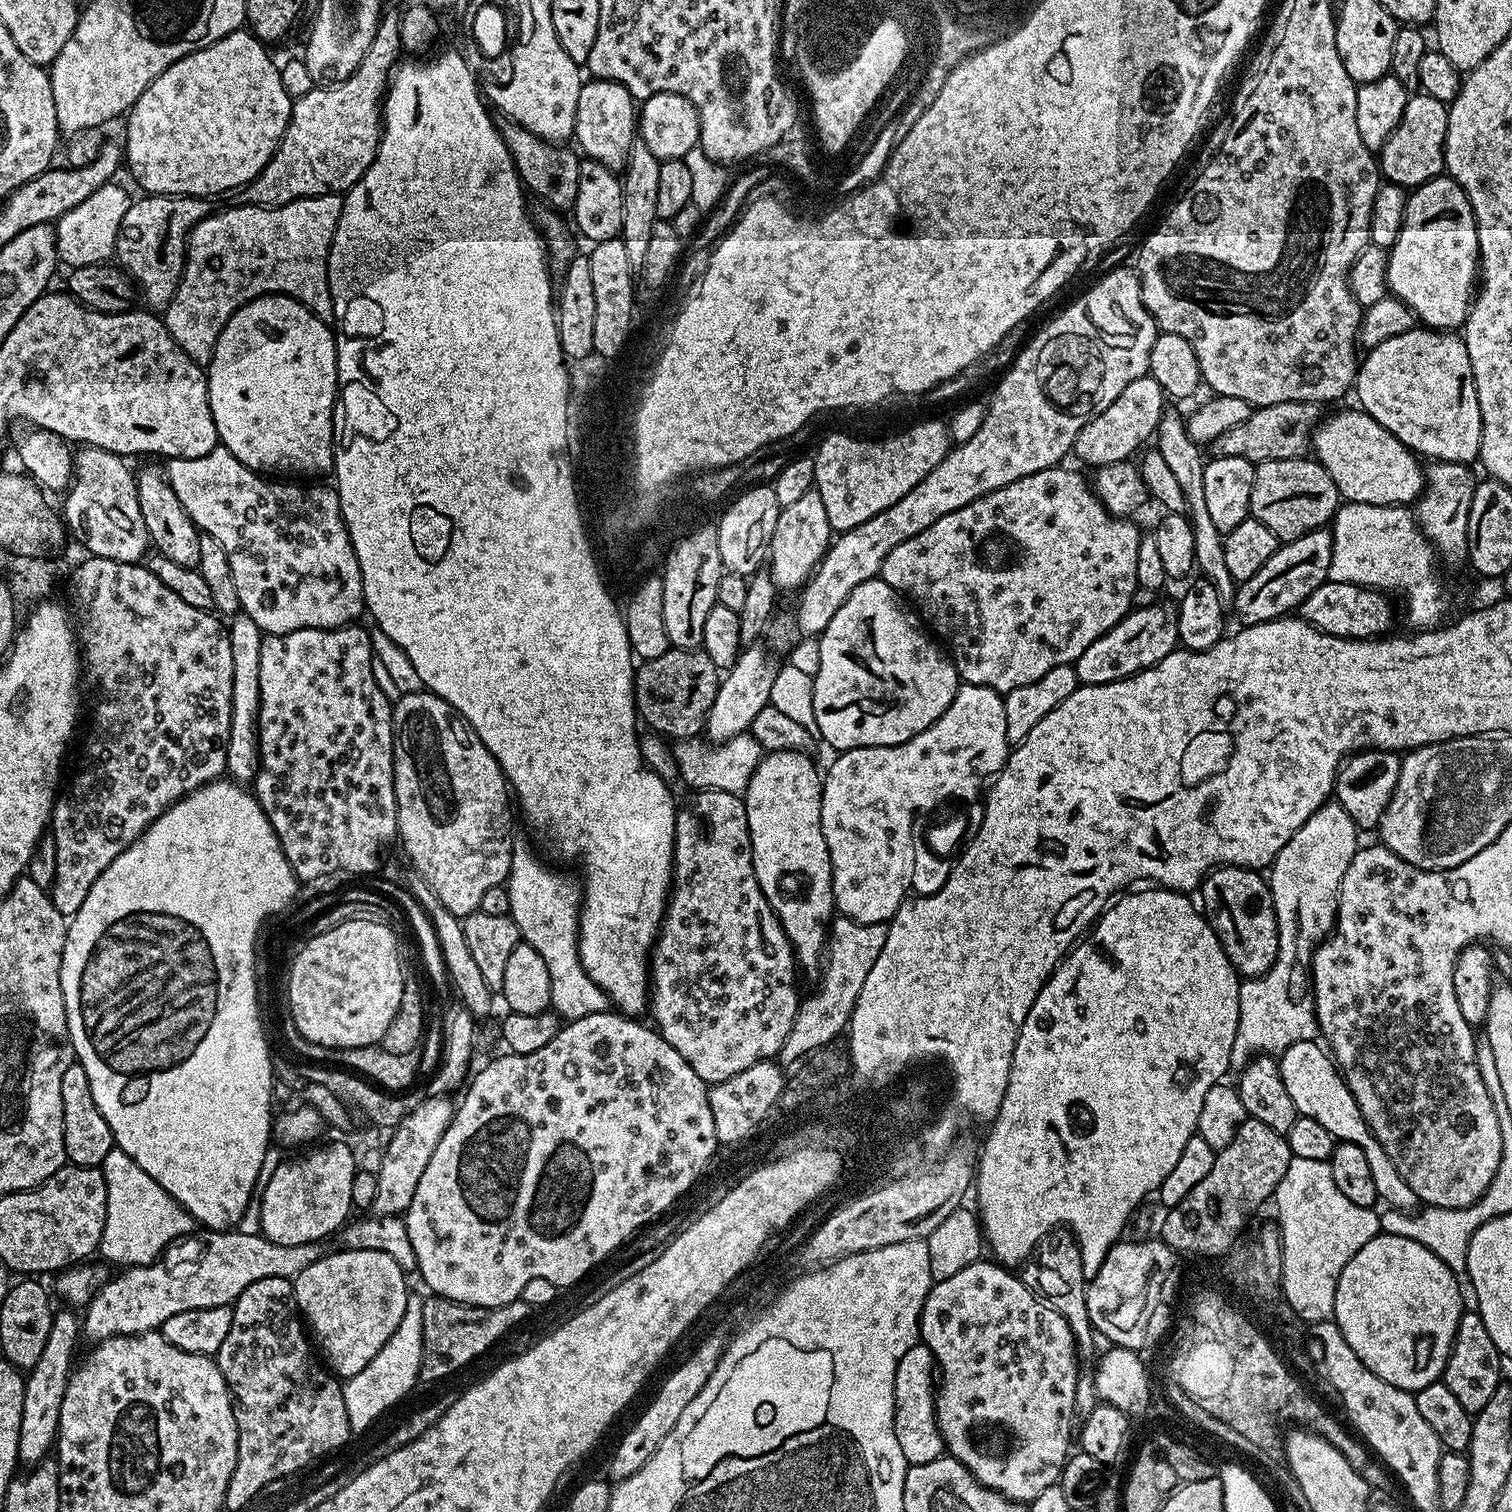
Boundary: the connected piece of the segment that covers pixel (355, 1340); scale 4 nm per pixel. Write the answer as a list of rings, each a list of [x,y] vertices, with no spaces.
[[[382,1250],[335,1251],[329,1251],[321,1256],[318,1262],[306,1266],[306,1270],[302,1270],[302,1274],[294,1278],[294,1287],[296,1307],[303,1323],[310,1329],[311,1339],[323,1363],[337,1377],[347,1378],[358,1374],[358,1370],[366,1370],[374,1354],[378,1354],[378,1350],[386,1346],[390,1334],[398,1330],[398,1322],[402,1322],[402,1314],[406,1314],[410,1289],[404,1281],[407,1280],[405,1272],[398,1266],[398,1262],[394,1262],[390,1254],[382,1254]]]

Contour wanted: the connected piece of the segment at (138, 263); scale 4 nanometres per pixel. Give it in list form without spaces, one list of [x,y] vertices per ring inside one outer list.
[[[141,195],[133,199],[132,205],[126,210],[126,218],[122,218],[122,226],[118,226],[115,259],[119,267],[134,281],[135,287],[144,291],[144,300],[149,309],[164,310],[176,296],[180,279],[184,273],[184,258],[188,247],[188,235],[199,220],[204,220],[210,214],[209,201],[202,196],[154,196]]]

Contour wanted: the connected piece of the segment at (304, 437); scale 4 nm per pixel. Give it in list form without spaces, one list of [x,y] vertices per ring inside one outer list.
[[[273,294],[271,296],[259,296],[250,302],[246,302],[232,315],[230,322],[222,330],[218,342],[214,346],[212,361],[206,366],[208,378],[208,401],[210,402],[210,414],[214,418],[217,441],[238,462],[242,462],[252,472],[261,474],[276,474],[272,472],[285,472],[288,478],[320,478],[323,472],[331,473],[336,463],[334,451],[334,437],[332,434],[332,415],[336,409],[336,397],[338,389],[338,362],[336,361],[336,334],[325,321],[319,320],[312,311],[297,300],[291,300],[288,296]]]

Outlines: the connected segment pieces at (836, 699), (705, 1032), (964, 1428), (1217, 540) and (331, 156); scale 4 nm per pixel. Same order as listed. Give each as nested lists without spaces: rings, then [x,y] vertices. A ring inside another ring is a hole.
[[[877,578],[859,584],[846,602],[838,606],[838,614],[830,618],[826,630],[818,637],[822,663],[818,674],[812,678],[812,685],[819,739],[840,752],[849,752],[851,748],[894,746],[914,738],[914,734],[922,734],[922,730],[938,722],[950,702],[954,702],[962,681],[956,665],[945,653],[944,656],[940,653],[941,645],[927,634],[917,613],[884,580]]]
[[[700,790],[688,805],[681,807],[676,814],[676,841],[672,851],[672,887],[668,897],[668,906],[664,909],[664,921],[660,923],[660,935],[656,938],[654,951],[650,956],[650,984],[654,991],[650,996],[650,1013],[656,1021],[655,1027],[662,1038],[690,1062],[690,1070],[698,1074],[705,1084],[711,1086],[718,1082],[726,1082],[726,1078],[734,1078],[734,1074],[742,1074],[742,1070],[750,1070],[763,1060],[776,1058],[782,1050],[790,1028],[794,1024],[796,1012],[802,1001],[801,994],[796,993],[796,972],[798,965],[792,953],[792,943],[786,938],[780,920],[774,914],[766,894],[758,886],[758,878],[754,874],[752,861],[752,843],[750,830],[746,822],[746,806],[743,799],[729,792]]]
[[[981,1258],[976,1263],[966,1266],[966,1270],[958,1270],[958,1274],[954,1274],[945,1280],[935,1281],[932,1289],[928,1291],[926,1302],[922,1306],[922,1314],[920,1315],[920,1340],[930,1349],[933,1361],[938,1365],[936,1428],[940,1431],[940,1437],[944,1439],[947,1455],[953,1456],[958,1462],[962,1462],[962,1466],[966,1466],[966,1470],[970,1470],[970,1474],[978,1483],[1002,1493],[1008,1500],[1031,1502],[1034,1498],[1038,1498],[1038,1494],[1042,1490],[1046,1490],[1050,1486],[1058,1483],[1060,1470],[1064,1467],[1066,1459],[1066,1451],[1064,1452],[1065,1429],[1063,1427],[1060,1427],[1061,1429],[1055,1428],[1054,1425],[1048,1424],[1048,1420],[1054,1419],[1055,1416],[1061,1415],[1063,1417],[1065,1415],[1065,1397],[1063,1400],[1056,1391],[1060,1388],[1060,1376],[1069,1375],[1071,1377],[1073,1375],[1074,1367],[1072,1368],[1072,1364],[1074,1365],[1074,1361],[1076,1360],[1076,1342],[1072,1339],[1070,1326],[1066,1326],[1066,1318],[1062,1318],[1062,1314],[1055,1312],[1049,1304],[1045,1304],[1039,1296],[1032,1293],[1024,1285],[1023,1279],[1017,1273],[1016,1276],[1012,1273],[1015,1271],[1009,1270],[1007,1267],[1001,1266],[996,1262],[987,1264],[986,1260]],[[1044,1368],[1053,1368],[1057,1372],[1052,1372],[1048,1376],[1048,1388],[1052,1393],[1045,1400]]]
[[[1172,410],[1165,411],[1164,416],[1160,419],[1160,425],[1156,427],[1154,448],[1155,451],[1162,454],[1166,466],[1170,466],[1174,479],[1178,481],[1178,486],[1182,486],[1182,498],[1186,498],[1188,507],[1186,515],[1194,532],[1195,571],[1203,579],[1210,581],[1222,601],[1231,601],[1232,597],[1236,595],[1238,584],[1232,579],[1230,570],[1226,570],[1224,536],[1218,530],[1218,526],[1214,526],[1214,521],[1210,519],[1210,514],[1206,511],[1206,478],[1204,477],[1206,460],[1205,457],[1200,457],[1201,445],[1194,443],[1188,437],[1186,420],[1183,415],[1179,416]]]
[[[385,11],[381,15],[380,25],[376,27],[374,42],[370,42],[370,50],[366,50],[366,58],[362,58],[358,70],[354,70],[350,78],[337,84],[309,87],[309,92],[293,99],[290,122],[282,134],[280,145],[276,147],[276,153],[249,184],[239,189],[239,199],[245,204],[257,204],[259,208],[277,208],[307,196],[348,193],[362,174],[366,174],[370,162],[374,162],[376,157],[382,131],[382,101],[401,59],[400,52],[400,17],[395,11]]]

